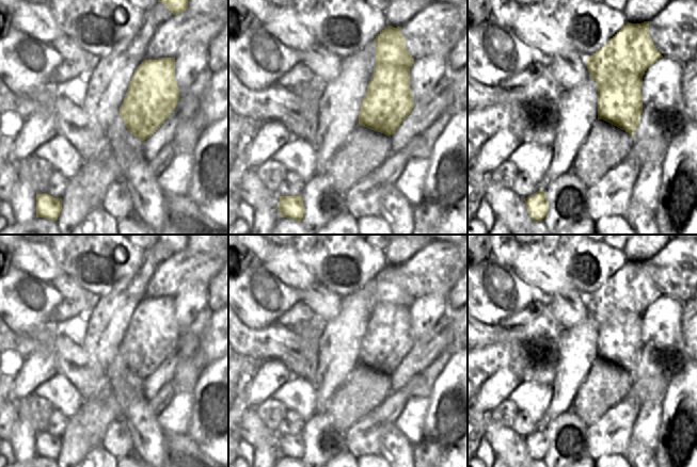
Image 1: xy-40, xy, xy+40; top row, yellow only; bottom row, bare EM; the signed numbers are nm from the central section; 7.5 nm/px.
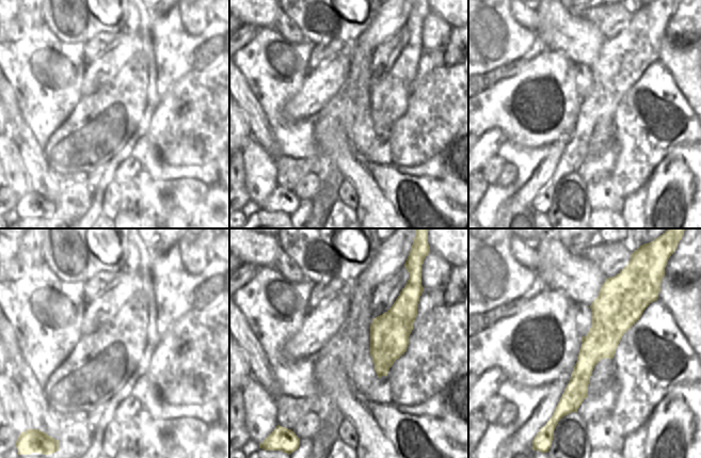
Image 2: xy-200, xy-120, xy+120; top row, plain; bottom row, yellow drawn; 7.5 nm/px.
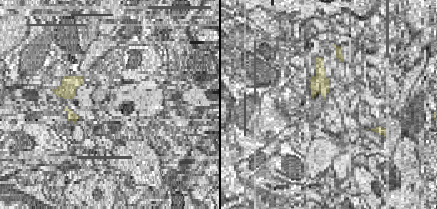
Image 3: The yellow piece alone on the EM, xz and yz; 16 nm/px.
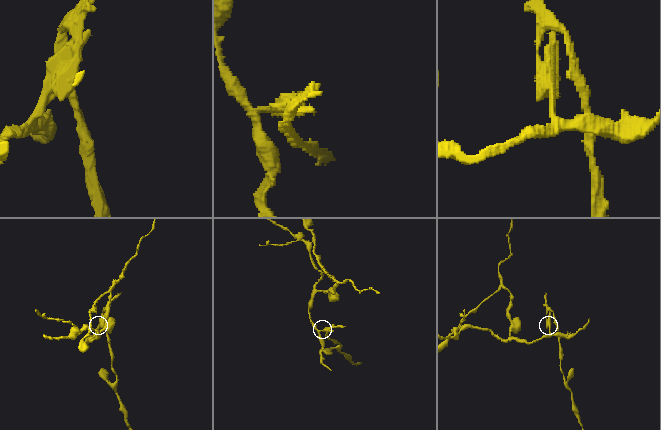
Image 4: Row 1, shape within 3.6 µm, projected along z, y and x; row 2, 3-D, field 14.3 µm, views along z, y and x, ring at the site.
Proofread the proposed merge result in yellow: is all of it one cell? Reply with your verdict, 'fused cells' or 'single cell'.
fused cells

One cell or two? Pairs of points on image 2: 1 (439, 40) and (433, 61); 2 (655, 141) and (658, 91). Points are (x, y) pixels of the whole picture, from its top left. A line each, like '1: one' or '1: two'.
1: two
2: one

